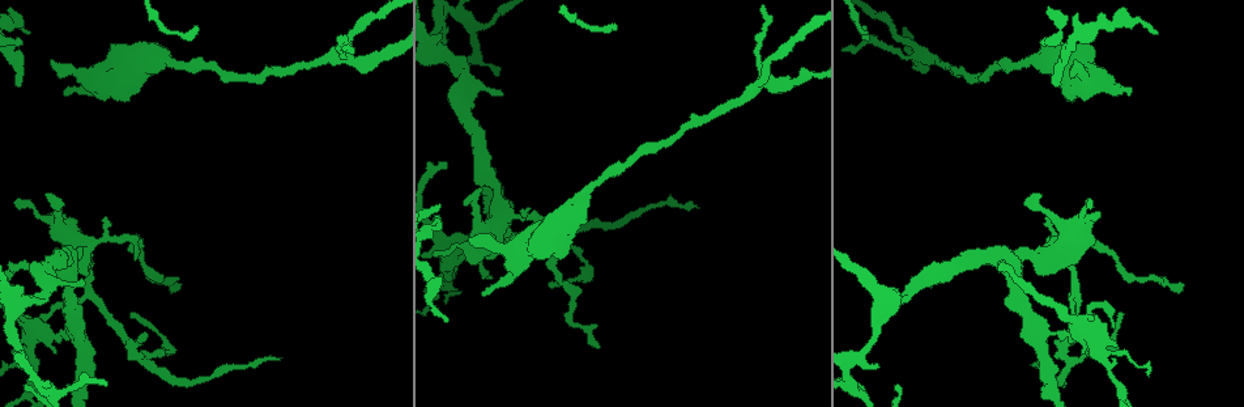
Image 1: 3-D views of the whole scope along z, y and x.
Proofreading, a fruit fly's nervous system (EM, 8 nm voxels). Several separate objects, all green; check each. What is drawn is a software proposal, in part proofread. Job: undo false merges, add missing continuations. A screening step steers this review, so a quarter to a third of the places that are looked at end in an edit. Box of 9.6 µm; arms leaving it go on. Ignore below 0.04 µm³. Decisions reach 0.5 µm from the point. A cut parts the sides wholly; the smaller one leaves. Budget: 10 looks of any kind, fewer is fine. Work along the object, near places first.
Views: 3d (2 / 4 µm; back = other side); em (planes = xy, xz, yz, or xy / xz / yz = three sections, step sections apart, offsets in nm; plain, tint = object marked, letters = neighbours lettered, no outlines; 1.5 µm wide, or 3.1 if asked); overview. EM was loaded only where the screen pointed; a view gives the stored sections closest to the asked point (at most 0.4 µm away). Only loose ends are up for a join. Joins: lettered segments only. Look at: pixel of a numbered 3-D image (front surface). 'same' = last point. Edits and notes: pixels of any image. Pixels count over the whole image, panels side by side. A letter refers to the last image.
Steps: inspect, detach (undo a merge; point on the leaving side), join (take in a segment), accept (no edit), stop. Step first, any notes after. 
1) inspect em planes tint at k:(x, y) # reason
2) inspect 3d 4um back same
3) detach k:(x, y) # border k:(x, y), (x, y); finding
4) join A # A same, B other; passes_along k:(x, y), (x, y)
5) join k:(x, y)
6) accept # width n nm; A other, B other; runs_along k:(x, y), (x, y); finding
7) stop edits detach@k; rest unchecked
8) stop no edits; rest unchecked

inspect 3d 4um at 1:(925, 57) # three arms meet

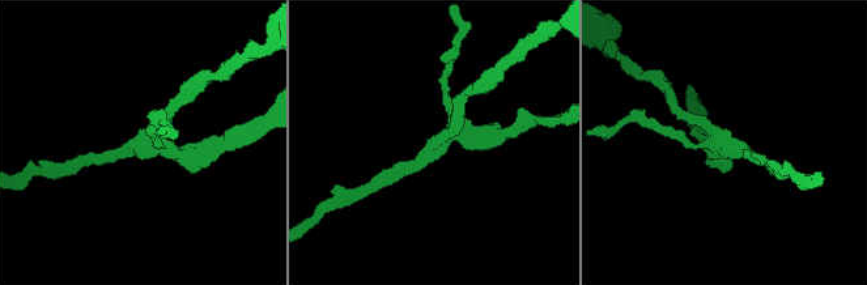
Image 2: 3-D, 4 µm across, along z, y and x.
inspect em yz step 8 tint at 2:(437, 145) # need the tissue

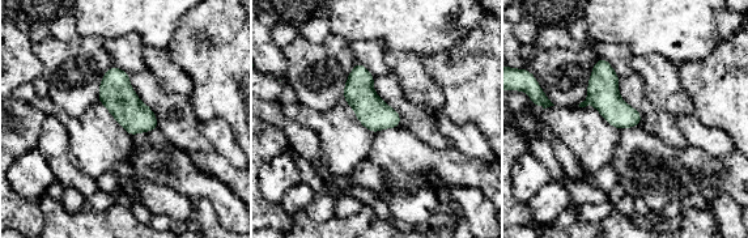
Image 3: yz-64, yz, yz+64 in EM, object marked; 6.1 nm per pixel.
inspect em planes letters same # cut it another way

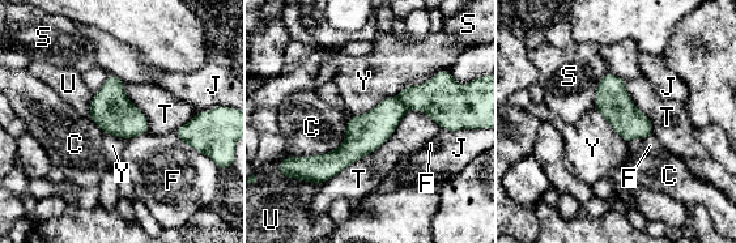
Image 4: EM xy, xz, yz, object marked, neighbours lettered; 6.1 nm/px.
detach 4:(443, 99) # C other, F other, J other, S other, T other, U other, Y other; border 4:(399, 97), (407, 109); a second neuron is stuck on

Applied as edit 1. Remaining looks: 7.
inspect overview # redraw

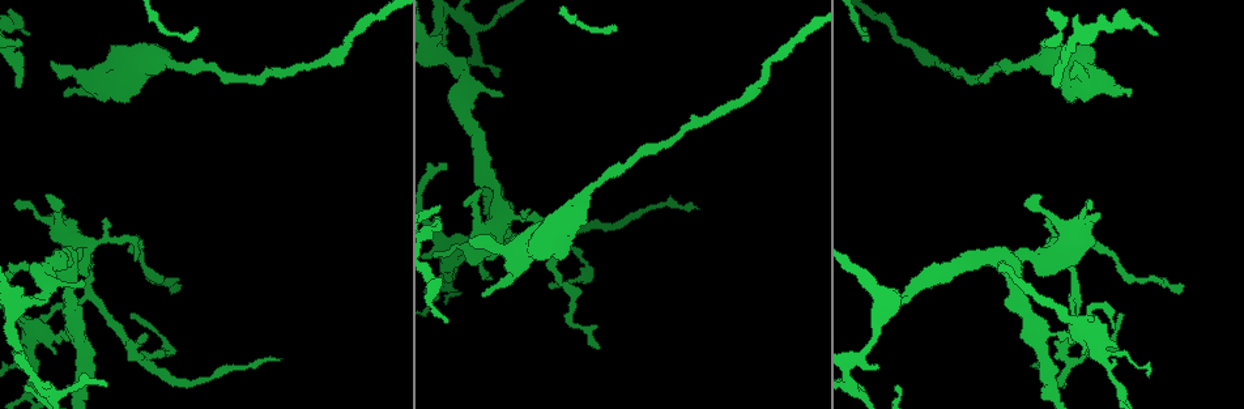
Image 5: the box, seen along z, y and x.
inspect em xz step 4 letters at 5:(436, 218) # branch stops here

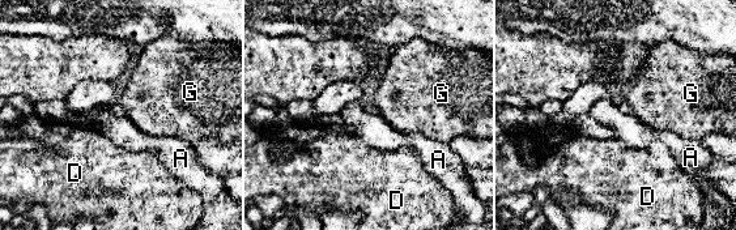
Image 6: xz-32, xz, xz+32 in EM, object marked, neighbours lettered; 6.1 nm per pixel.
inspect em planes letters same

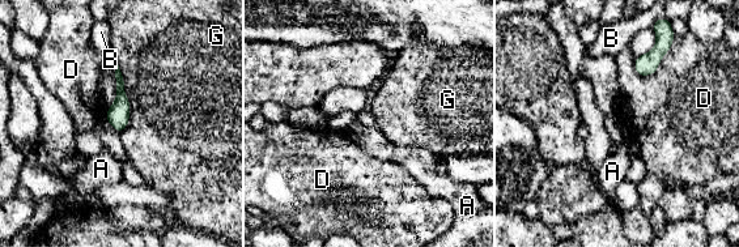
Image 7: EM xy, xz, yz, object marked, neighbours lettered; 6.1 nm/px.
accept # width 140 nm; A other, B other, D other, G other; border 7:(117, 64), (130, 106), (120, 133); none of them fits

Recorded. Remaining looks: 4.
inspect em planes plain at 5:(75, 337)

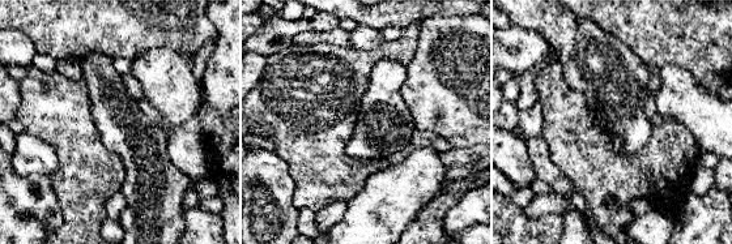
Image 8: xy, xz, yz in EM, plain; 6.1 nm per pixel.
inspect em planes tint same # where the object lies

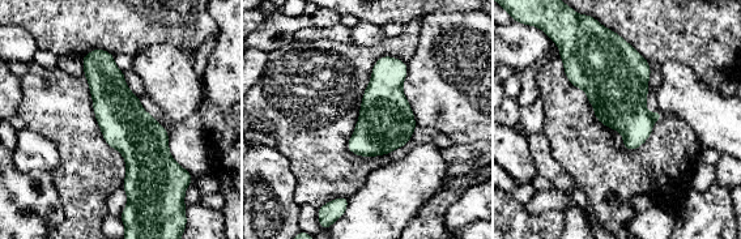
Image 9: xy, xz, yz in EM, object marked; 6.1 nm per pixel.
inspect em planes letters same # what lies round it

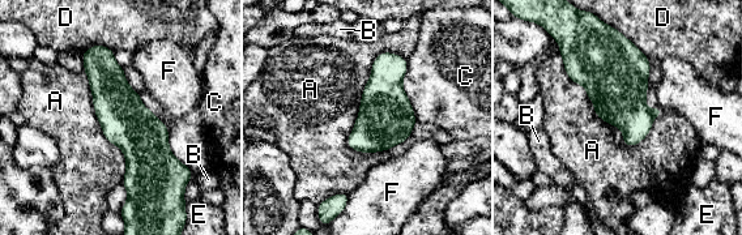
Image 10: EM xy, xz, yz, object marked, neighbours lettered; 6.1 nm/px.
detach 10:(657, 111) # longest_contact A 750 nm; A other, B other, C other, D other, E other, F other; a second neuron is stuck on

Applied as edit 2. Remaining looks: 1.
inspect em planes letters at 5:(1156, 34) # thin end

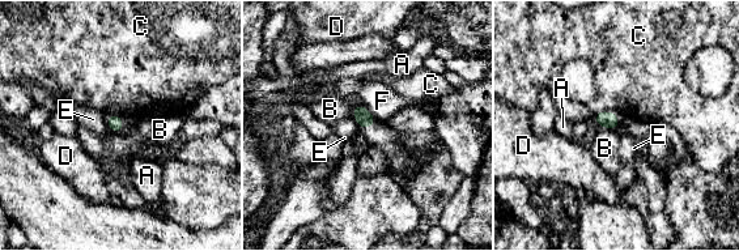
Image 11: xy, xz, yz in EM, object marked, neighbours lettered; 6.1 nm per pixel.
accept # A other, B other, C other, D other, E other, F other; border 11:(599, 126), (615, 130); none of them fits

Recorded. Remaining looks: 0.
stop edits detach@4, detach@10; rest unchecked

